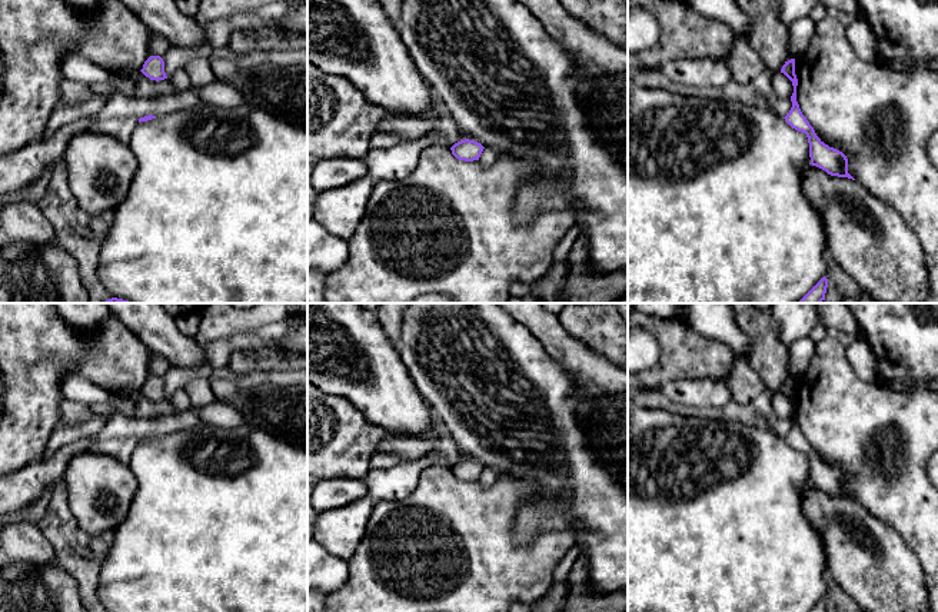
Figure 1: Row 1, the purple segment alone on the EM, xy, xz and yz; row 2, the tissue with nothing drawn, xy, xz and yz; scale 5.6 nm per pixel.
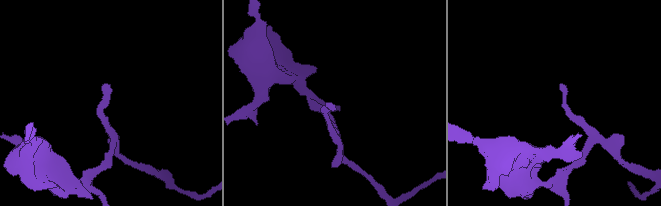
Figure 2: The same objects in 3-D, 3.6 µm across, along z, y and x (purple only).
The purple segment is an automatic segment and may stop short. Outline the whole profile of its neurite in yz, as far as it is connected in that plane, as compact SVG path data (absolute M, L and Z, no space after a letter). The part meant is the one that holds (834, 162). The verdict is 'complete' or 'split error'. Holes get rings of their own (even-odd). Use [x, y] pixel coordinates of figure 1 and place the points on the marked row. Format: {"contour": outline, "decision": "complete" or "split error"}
{"contour": "M795 59L785 61L781 69L781 73L784 73L792 82L794 86L794 93L791 96L792 107L784 119L792 129L806 134L809 143L811 164L825 170L831 176L848 177L855 180L848 173L846 156L842 152L825 144L816 136L814 127L809 124L809 122L799 109L799 104L796 102L798 79L795 74Z", "decision": "complete"}

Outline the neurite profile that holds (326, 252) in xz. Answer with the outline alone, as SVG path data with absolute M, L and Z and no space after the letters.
M316 220L307 222L307 269L332 273L349 259L349 243Z

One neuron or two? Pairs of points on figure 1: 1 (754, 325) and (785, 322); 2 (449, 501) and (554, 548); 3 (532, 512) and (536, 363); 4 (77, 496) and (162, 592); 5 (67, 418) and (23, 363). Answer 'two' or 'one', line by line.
1: two
2: one
3: one
4: two
5: two

